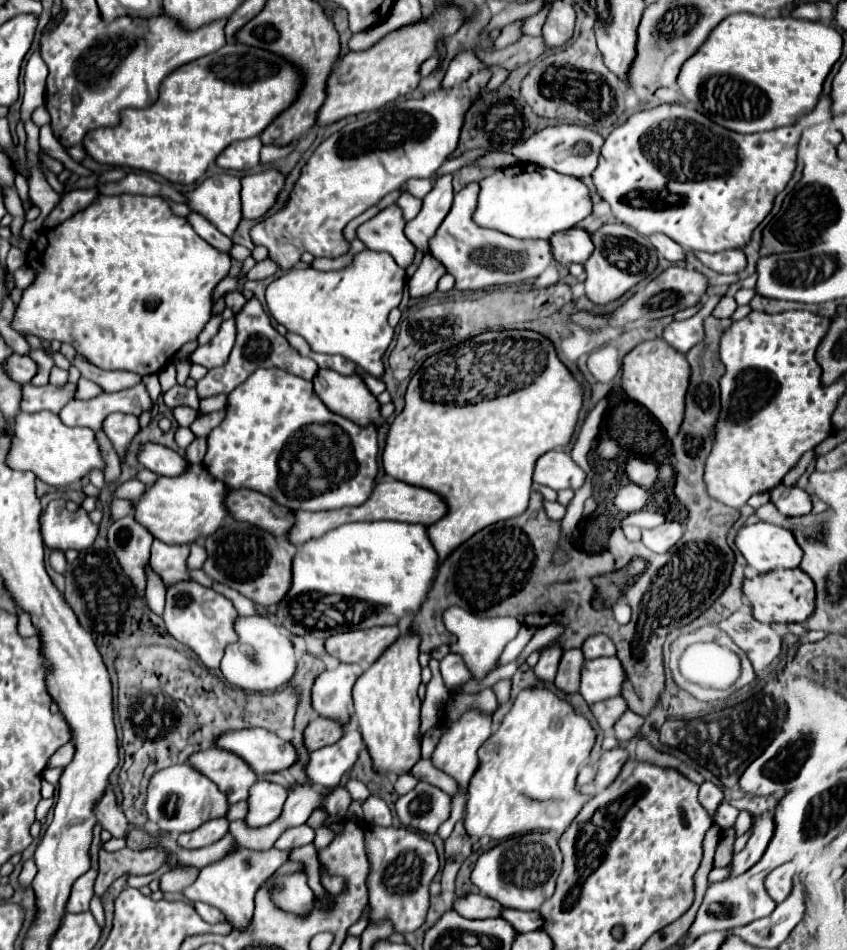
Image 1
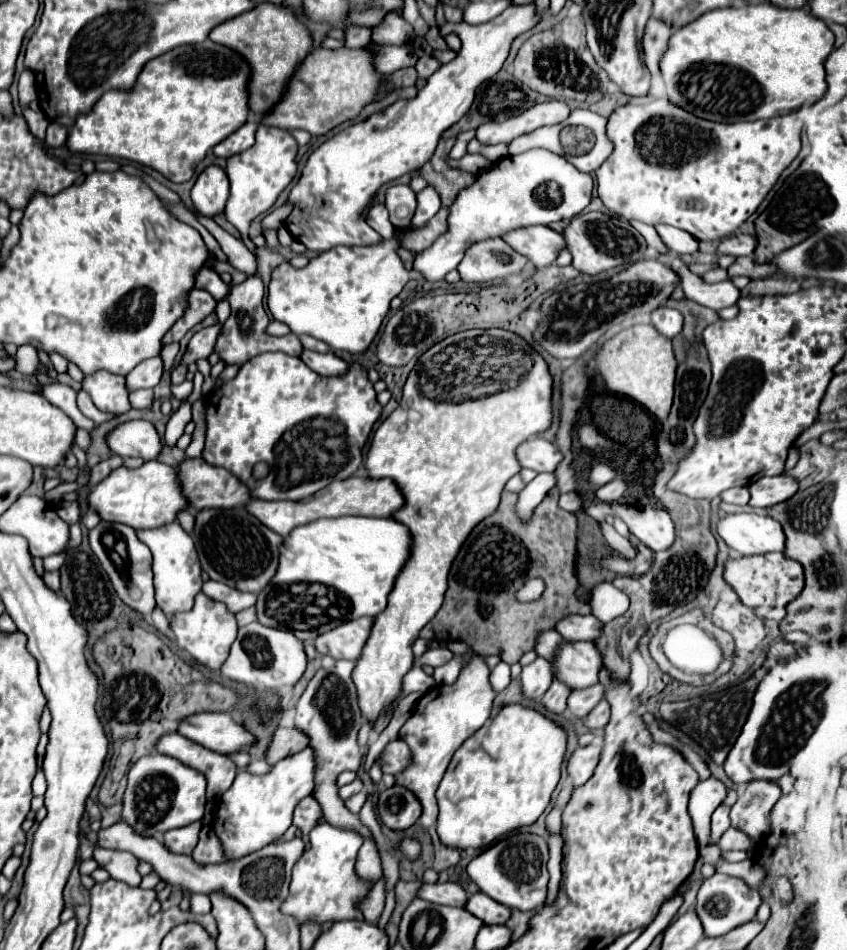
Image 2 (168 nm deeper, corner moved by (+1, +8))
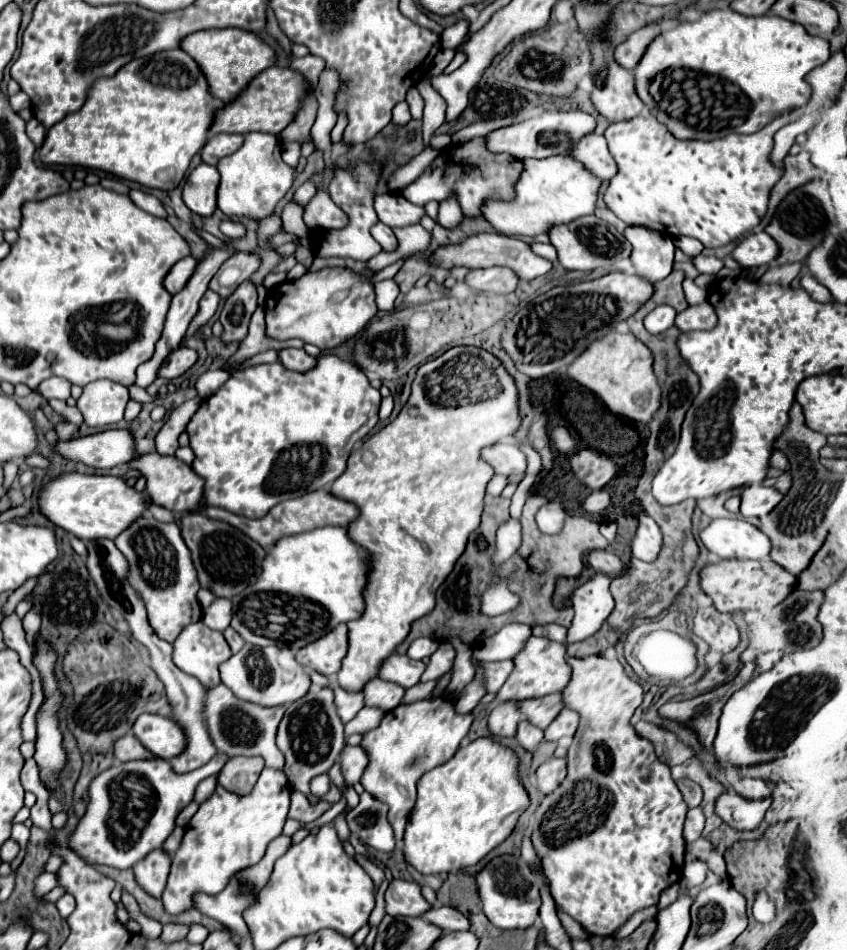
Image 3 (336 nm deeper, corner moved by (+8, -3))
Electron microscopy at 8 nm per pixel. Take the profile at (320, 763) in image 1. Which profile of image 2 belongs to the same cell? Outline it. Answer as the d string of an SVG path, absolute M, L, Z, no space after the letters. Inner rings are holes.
M305 748L299 754L287 756L281 762L277 762L267 774L255 776L243 770L237 772L231 788L218 798L219 802L216 803L218 813L212 825L221 842L223 856L229 860L237 860L271 842L277 842L291 826L295 806L313 790L313 768L315 768L313 752Z

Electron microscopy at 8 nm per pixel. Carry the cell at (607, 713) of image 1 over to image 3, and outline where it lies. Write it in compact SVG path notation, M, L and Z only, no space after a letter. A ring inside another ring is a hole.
M552 693L548 697L540 697L540 699L526 699L520 703L524 719L534 721L534 725L538 725L542 729L548 727L560 715L560 711L564 707L566 707L566 703L560 697L560 693Z

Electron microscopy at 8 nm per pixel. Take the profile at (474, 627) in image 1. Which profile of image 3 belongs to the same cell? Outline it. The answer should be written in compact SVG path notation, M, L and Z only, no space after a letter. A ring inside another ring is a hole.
M432 697L412 705L398 705L384 717L378 729L364 733L362 747L368 751L370 765L362 775L362 785L370 795L390 807L388 819L392 821L398 843L404 841L406 825L416 805L418 779L458 751L462 739L470 733L472 721L474 715L458 713L452 699Z

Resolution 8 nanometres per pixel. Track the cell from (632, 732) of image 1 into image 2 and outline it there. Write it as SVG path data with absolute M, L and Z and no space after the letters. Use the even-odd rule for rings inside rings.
M599 702L599 706L595 706L595 710L591 710L591 714L587 714L587 718L581 718L583 726L589 728L589 730L597 730L597 728L603 728L609 720L609 706L607 702Z

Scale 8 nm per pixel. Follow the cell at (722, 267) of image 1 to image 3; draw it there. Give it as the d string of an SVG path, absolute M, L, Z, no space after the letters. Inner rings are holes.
M764 231L752 233L752 235L744 237L730 255L744 269L760 267L760 265L766 265L768 261L772 261L772 257L776 257L776 243L772 243L772 237L768 237Z

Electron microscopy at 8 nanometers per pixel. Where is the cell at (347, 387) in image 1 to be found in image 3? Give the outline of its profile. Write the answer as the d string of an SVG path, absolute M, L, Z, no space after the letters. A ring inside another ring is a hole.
M282 349L278 355L280 363L290 371L306 373L316 367L316 357L310 357L308 353L304 353L304 349Z

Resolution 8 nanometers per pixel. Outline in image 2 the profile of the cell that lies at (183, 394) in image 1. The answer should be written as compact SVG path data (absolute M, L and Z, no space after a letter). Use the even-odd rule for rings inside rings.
M217 324L217 326L209 326L209 328L203 328L201 332L197 332L197 334L189 340L187 350L185 350L185 354L181 356L179 366L175 366L171 372L171 382L173 384L180 384L180 382L182 382L180 370L187 370L189 364L193 364L193 362L197 362L197 360L201 360L201 358L209 358L209 354L211 354L213 348L215 348L215 342L217 342L219 332L221 332L221 326L219 326L219 324Z

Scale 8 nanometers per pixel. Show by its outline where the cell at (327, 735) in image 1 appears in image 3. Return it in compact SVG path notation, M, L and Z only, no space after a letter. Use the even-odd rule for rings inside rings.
M232 757L220 771L218 783L230 791L244 795L252 791L262 769L264 769L262 757Z

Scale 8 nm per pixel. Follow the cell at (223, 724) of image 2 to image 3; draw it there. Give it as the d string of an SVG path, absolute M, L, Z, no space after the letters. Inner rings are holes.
M140 715L134 727L134 735L150 749L156 757L170 759L186 751L188 737L174 719L160 715Z

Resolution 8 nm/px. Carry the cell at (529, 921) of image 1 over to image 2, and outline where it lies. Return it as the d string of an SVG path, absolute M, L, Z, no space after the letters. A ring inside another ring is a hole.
M477 892L477 894L473 894L469 900L467 900L467 912L471 912L471 914L475 914L481 922L485 922L485 924L505 924L507 922L507 918L509 918L509 914L511 914L511 910L509 908L505 908L505 906L501 906L499 902L495 902L495 900L491 900L487 894L483 894L483 892Z

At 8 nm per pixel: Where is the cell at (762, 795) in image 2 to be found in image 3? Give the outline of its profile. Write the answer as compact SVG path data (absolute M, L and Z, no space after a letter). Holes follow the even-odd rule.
M738 779L734 785L734 791L746 799L758 801L758 799L768 799L770 797L770 783L760 781L760 779Z

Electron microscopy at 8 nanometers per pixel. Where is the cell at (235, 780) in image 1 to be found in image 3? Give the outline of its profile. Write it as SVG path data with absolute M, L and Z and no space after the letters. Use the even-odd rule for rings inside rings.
M134 735L122 737L116 741L116 759L118 761L134 761L134 759L156 759L154 753L150 753L140 741L136 741Z

